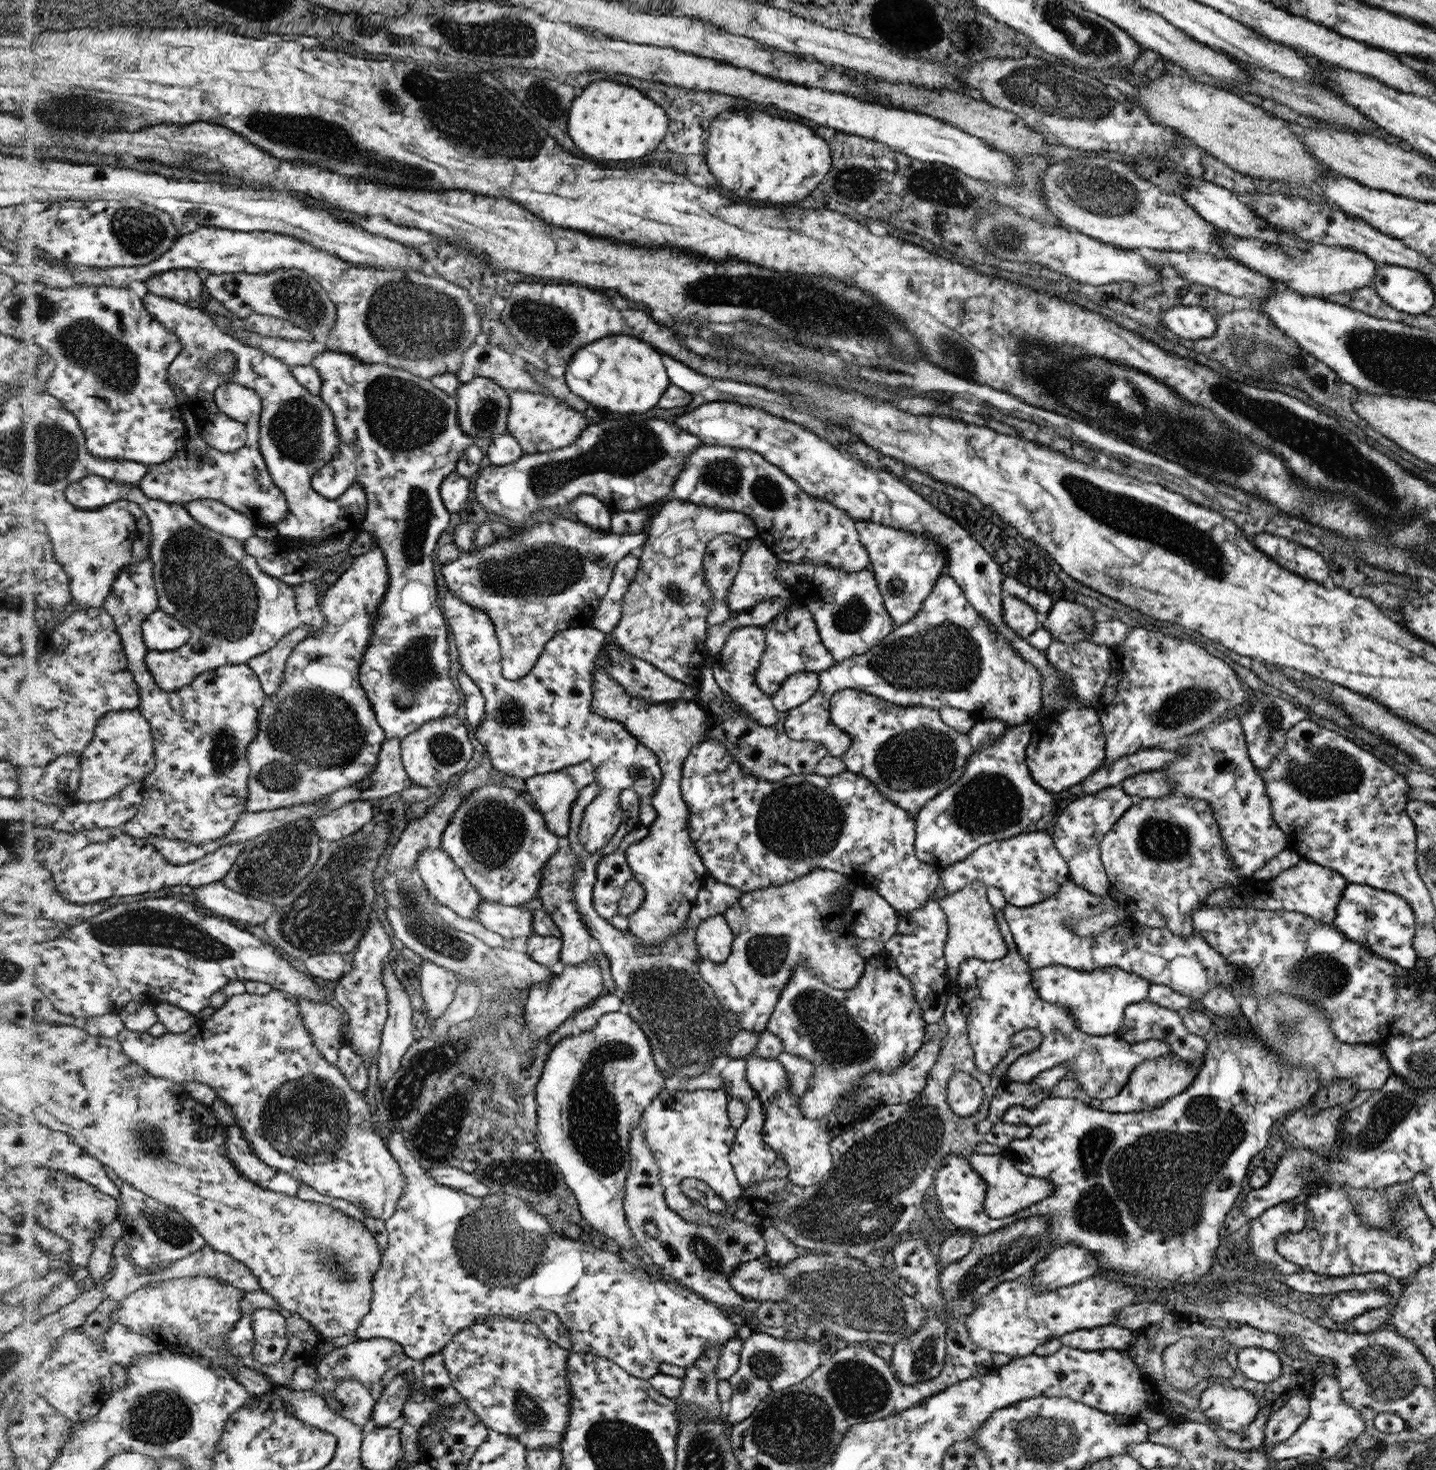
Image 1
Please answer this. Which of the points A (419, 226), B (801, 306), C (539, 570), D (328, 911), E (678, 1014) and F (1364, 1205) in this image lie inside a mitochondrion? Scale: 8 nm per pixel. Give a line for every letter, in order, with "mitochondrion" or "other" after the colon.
A: other
B: mitochondrion
C: mitochondrion
D: mitochondrion
E: mitochondrion
F: other

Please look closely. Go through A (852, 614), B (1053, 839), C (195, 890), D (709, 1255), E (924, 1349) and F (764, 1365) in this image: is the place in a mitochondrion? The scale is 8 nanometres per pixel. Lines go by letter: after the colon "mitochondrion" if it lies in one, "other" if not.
A: mitochondrion
B: other
C: other
D: mitochondrion
E: mitochondrion
F: mitochondrion

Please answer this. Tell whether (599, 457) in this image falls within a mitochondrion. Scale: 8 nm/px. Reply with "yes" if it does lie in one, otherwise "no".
yes

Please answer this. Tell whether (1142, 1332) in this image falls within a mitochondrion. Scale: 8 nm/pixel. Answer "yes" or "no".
no

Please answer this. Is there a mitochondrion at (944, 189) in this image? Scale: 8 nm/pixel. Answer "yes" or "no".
yes

